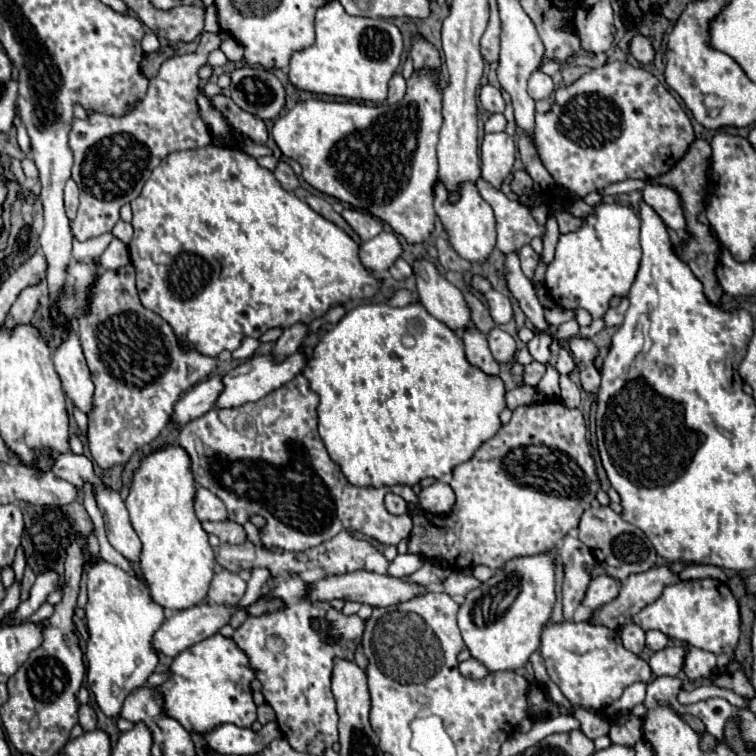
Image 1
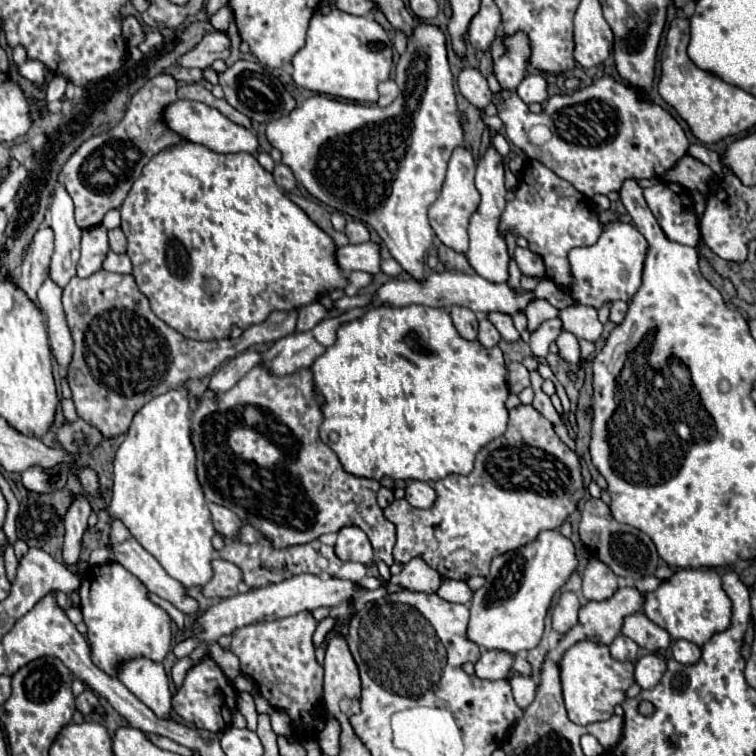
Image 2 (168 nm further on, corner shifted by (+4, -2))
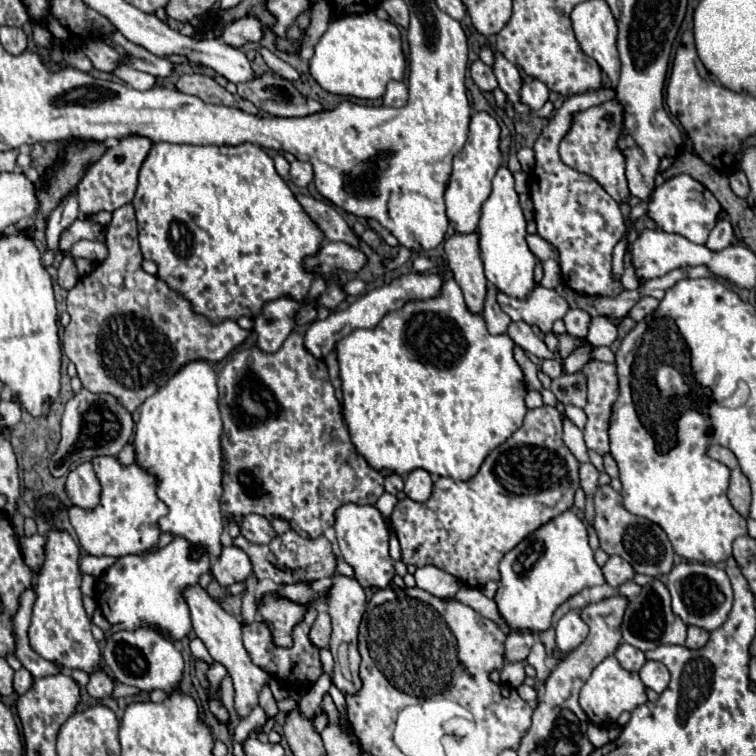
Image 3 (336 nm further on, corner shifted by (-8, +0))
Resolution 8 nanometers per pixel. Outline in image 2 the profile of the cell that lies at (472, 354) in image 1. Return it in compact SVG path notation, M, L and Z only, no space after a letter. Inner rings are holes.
M452 306L450 308L450 316L452 322L458 330L458 334L466 340L476 340L476 326L478 326L478 318L472 310L462 308L462 306Z

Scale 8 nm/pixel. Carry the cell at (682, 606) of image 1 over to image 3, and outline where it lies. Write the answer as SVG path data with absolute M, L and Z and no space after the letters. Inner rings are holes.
M680 562L672 568L672 572L668 572L668 576L664 576L664 582L672 596L672 612L676 612L676 616L680 616L686 626L698 626L706 632L712 632L724 624L732 610L734 594L730 580L726 572L714 564L706 566L700 562Z

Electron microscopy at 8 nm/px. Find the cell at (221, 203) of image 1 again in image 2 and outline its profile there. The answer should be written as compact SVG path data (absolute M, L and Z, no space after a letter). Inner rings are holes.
M176 144L170 148L160 150L144 168L140 178L132 184L122 208L122 232L128 238L128 256L132 260L134 272L132 276L136 278L136 284L142 294L150 300L150 306L158 318L162 318L168 326L184 334L186 338L192 340L212 340L212 338L228 338L232 324L240 326L246 330L248 326L256 322L264 322L272 310L292 310L292 306L306 306L310 302L316 302L324 290L332 290L332 286L344 288L348 282L340 274L340 268L336 266L336 258L332 258L332 250L336 250L332 238L324 234L306 214L300 210L274 182L274 176L266 172L256 156L246 154L246 152L236 152L236 154L218 154L208 150L206 146L200 144Z

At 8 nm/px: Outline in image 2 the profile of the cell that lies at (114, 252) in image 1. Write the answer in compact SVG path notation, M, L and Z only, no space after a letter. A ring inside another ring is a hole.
M94 226L88 230L82 230L82 256L78 262L78 276L88 274L92 276L102 268L102 262L108 254L108 236L104 226Z

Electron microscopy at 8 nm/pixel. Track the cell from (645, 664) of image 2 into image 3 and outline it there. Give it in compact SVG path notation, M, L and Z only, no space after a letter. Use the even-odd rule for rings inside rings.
M648 660L644 664L644 668L640 668L640 678L642 678L646 688L652 688L658 694L664 692L666 686L670 684L670 672L668 672L668 668L664 668L664 664L660 664L656 660Z

